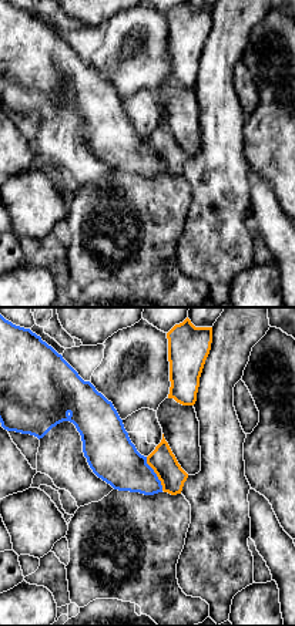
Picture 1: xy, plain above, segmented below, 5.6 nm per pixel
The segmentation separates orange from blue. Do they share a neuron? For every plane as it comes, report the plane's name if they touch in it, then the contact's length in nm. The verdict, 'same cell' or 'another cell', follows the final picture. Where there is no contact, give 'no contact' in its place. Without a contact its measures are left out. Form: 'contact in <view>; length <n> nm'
contact in xy; length 220 nm

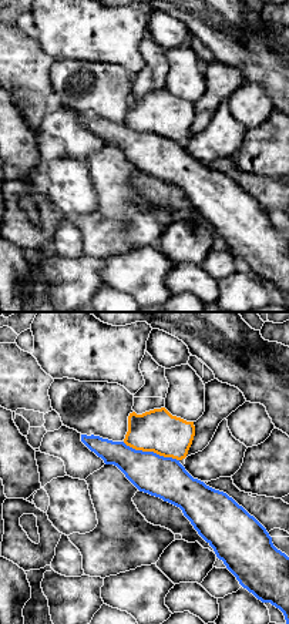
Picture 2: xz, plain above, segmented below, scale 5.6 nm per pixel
contact in xz; length 340 nm

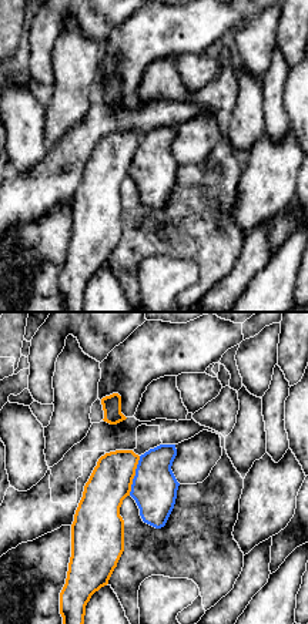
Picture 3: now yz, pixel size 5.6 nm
contact in yz; length 240 nm

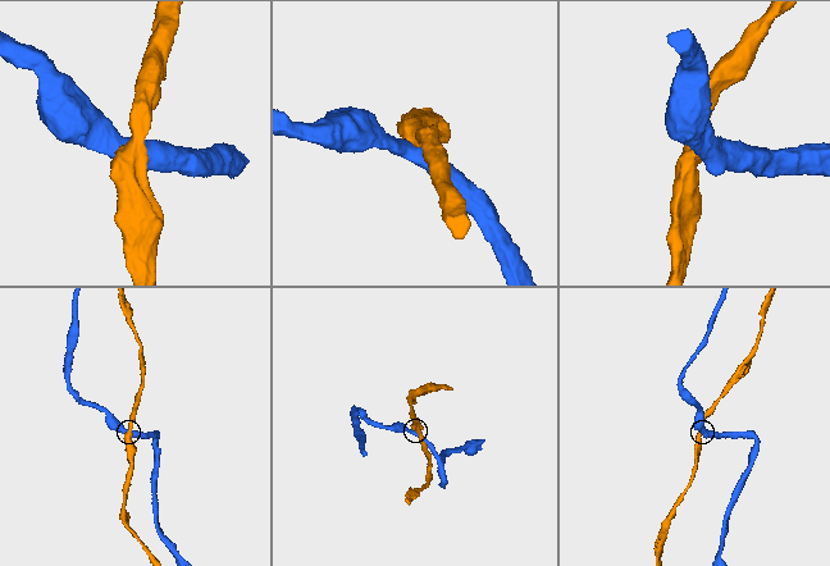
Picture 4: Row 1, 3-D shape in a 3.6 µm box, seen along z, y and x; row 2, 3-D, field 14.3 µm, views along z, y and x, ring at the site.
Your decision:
another cell

